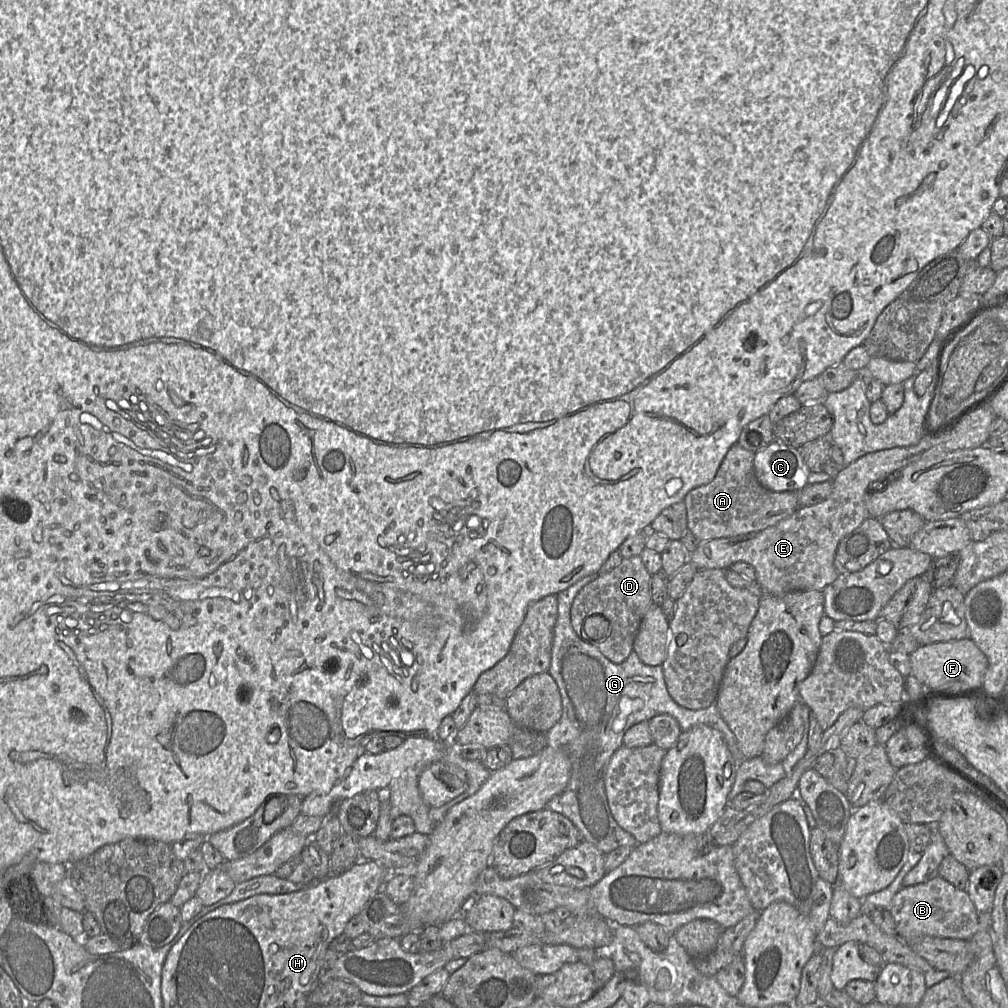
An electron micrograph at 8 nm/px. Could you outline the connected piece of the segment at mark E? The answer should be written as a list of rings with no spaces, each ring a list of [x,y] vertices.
[[[988,404],[970,412],[948,432],[938,436],[923,435],[913,446],[895,447],[865,454],[851,464],[841,467],[833,478],[831,494],[822,502],[799,507],[788,518],[762,531],[700,541],[696,550],[688,554],[688,562],[695,565],[698,570],[725,570],[736,562],[746,562],[754,567],[756,581],[762,593],[768,595],[783,596],[794,591],[823,591],[839,576],[834,566],[839,542],[870,517],[865,505],[868,491],[880,490],[889,476],[908,463],[918,460],[931,449],[953,451],[987,445],[990,425],[996,418],[996,414]]]

